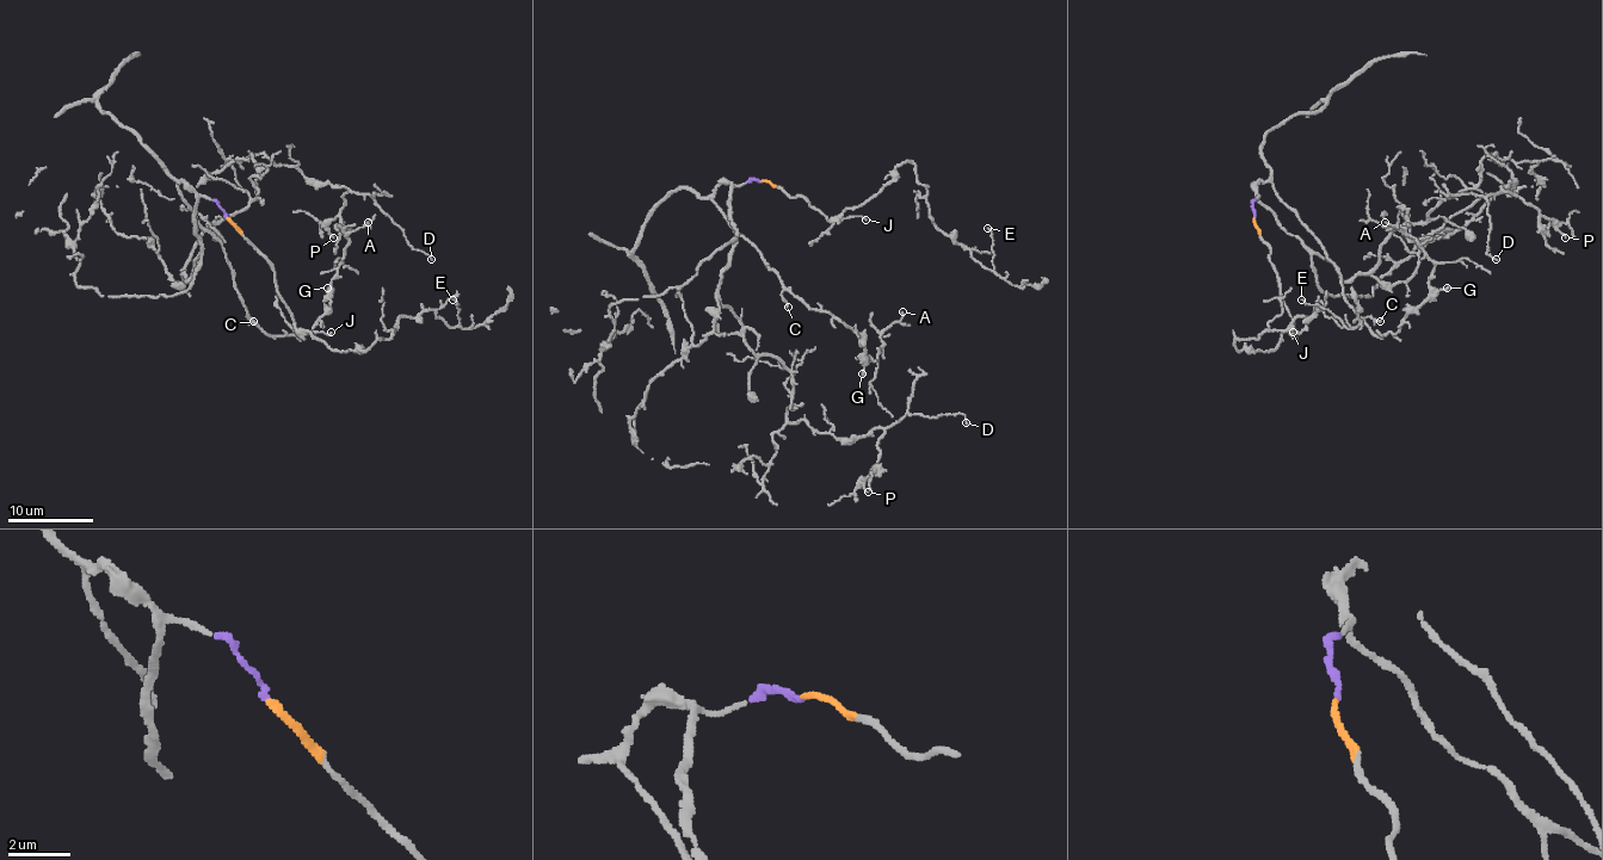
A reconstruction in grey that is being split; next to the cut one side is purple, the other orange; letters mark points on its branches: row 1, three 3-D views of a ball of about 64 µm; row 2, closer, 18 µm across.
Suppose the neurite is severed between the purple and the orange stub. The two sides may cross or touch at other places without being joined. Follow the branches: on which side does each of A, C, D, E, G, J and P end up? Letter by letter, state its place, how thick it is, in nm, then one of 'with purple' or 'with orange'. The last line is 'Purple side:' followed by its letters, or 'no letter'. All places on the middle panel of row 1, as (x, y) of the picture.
A: place (902, 311); calibre 140 nm; with purple
C: place (788, 307); calibre 140 nm; with purple
D: place (966, 422); calibre 140 nm; with purple
E: place (987, 228); calibre 100 nm; with orange
G: place (862, 373); calibre 200 nm; with purple
J: place (865, 220); calibre 110 nm; with orange
P: place (868, 492); calibre 120 nm; with purple
Purple side: A, C, D, G, P

